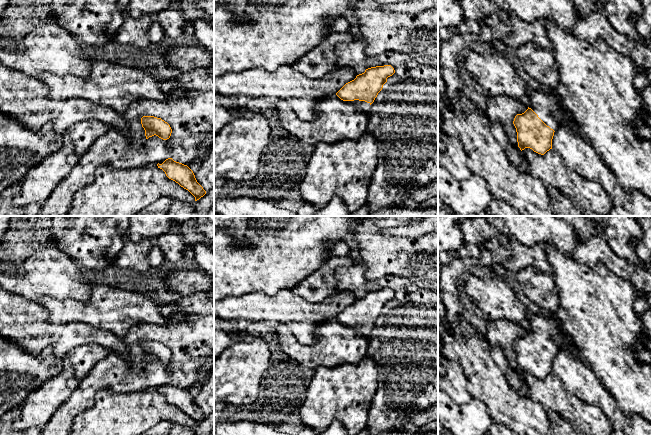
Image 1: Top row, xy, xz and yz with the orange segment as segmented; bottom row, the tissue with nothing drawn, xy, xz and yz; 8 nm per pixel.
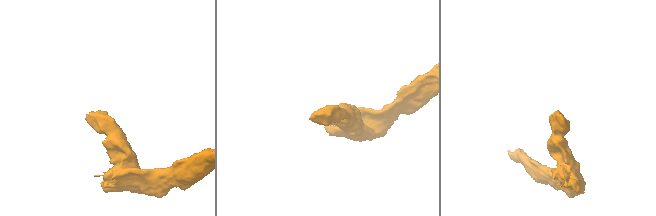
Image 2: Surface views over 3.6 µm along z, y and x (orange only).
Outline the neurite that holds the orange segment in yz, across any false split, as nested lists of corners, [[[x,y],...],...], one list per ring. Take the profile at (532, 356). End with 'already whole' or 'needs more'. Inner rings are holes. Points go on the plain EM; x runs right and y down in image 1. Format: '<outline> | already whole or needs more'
[[[528,313],[531,324],[528,333],[517,338],[513,348],[520,374],[530,372],[544,379],[552,373],[552,363],[557,350],[563,345],[561,322],[556,314]]] | needs more

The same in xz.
[[[391,289],[368,292],[354,304],[346,307],[336,319],[347,328],[369,335],[387,302],[394,297],[395,294]]] | needs more

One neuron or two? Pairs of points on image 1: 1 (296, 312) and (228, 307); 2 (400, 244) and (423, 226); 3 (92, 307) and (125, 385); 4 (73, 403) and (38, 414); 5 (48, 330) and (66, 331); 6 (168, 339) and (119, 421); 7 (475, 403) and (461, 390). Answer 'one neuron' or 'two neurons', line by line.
1: one neuron
2: two neurons
3: two neurons
4: two neurons
5: one neuron
6: two neurons
7: two neurons

